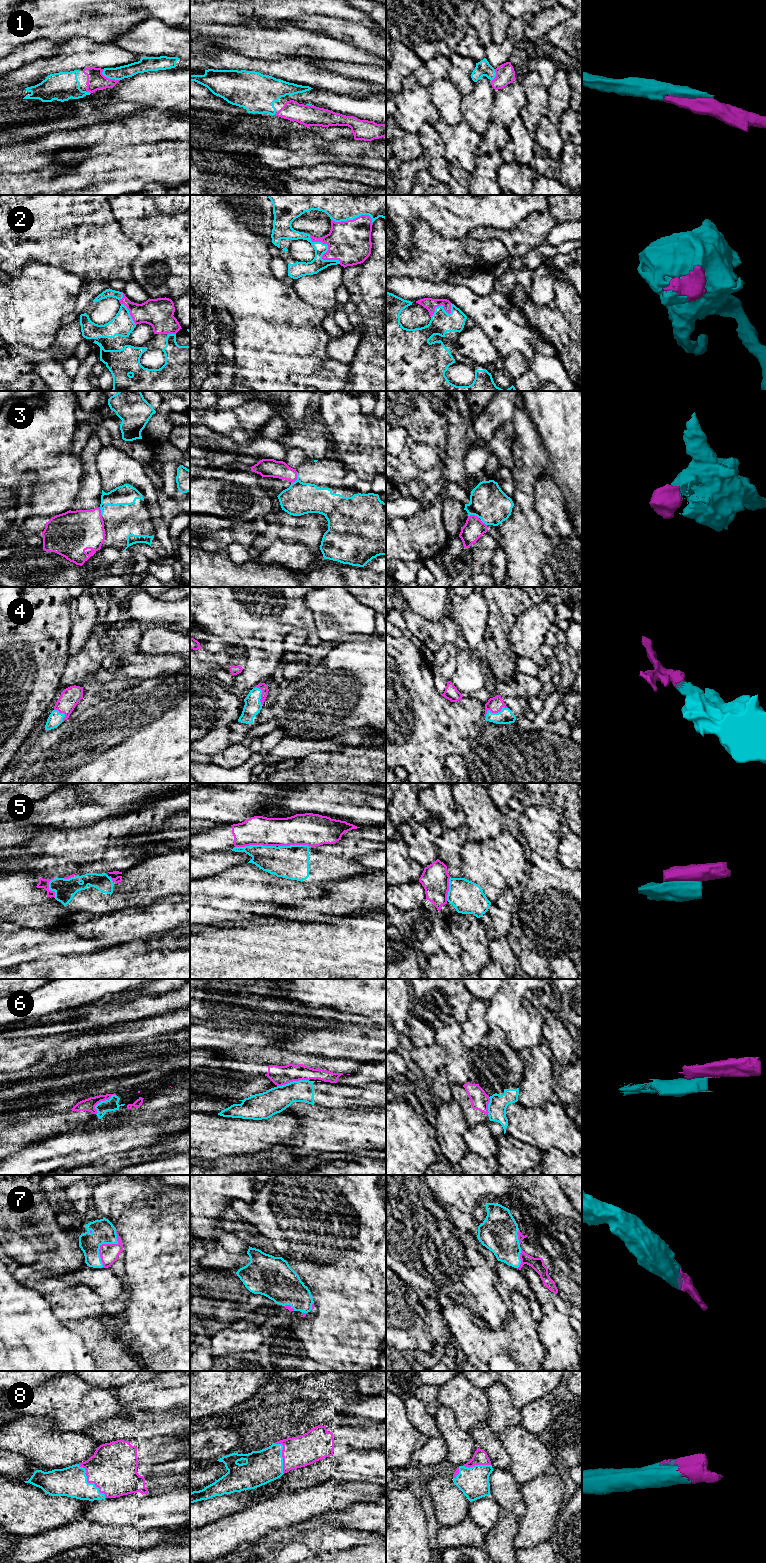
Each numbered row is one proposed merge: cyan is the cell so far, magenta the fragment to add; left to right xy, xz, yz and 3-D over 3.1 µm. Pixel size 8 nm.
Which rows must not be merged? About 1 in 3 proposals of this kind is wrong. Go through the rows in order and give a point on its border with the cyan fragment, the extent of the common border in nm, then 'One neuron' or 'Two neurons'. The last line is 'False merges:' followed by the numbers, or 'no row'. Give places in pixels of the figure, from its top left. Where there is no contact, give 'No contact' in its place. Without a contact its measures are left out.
1: Touches cyan at xy (109, 78). Shared border 170 nm. One neuron
2: Touches cyan at xz (326, 251). Shared border 340 nm. One neuron
3: Touches cyan at xz (297, 478). Shared border 110 nm. Two neurons
4: Touches cyan at yz (493, 713). Shared border 200 nm. One neuron
5: Touches cyan at xz (255, 845). Shared border 320 nm. Two neurons
6: Touches cyan at xz (293, 1081). Shared border 260 nm. Two neurons
7: Touches cyan at xy (103, 1243). Shared border 320 nm. One neuron
8: Touches cyan at xy (89, 1483). Shared border 360 nm. One neuron
False merges: 3, 5, 6

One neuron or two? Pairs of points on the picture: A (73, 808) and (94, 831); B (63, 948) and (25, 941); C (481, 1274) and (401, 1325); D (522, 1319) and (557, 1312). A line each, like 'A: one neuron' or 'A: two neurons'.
A: two neurons
B: one neuron
C: two neurons
D: two neurons

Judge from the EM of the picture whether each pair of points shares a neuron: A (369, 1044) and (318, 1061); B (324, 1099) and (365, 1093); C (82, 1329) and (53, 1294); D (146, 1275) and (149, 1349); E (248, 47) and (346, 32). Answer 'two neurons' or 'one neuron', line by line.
A: two neurons
B: one neuron
C: one neuron
D: one neuron
E: two neurons

